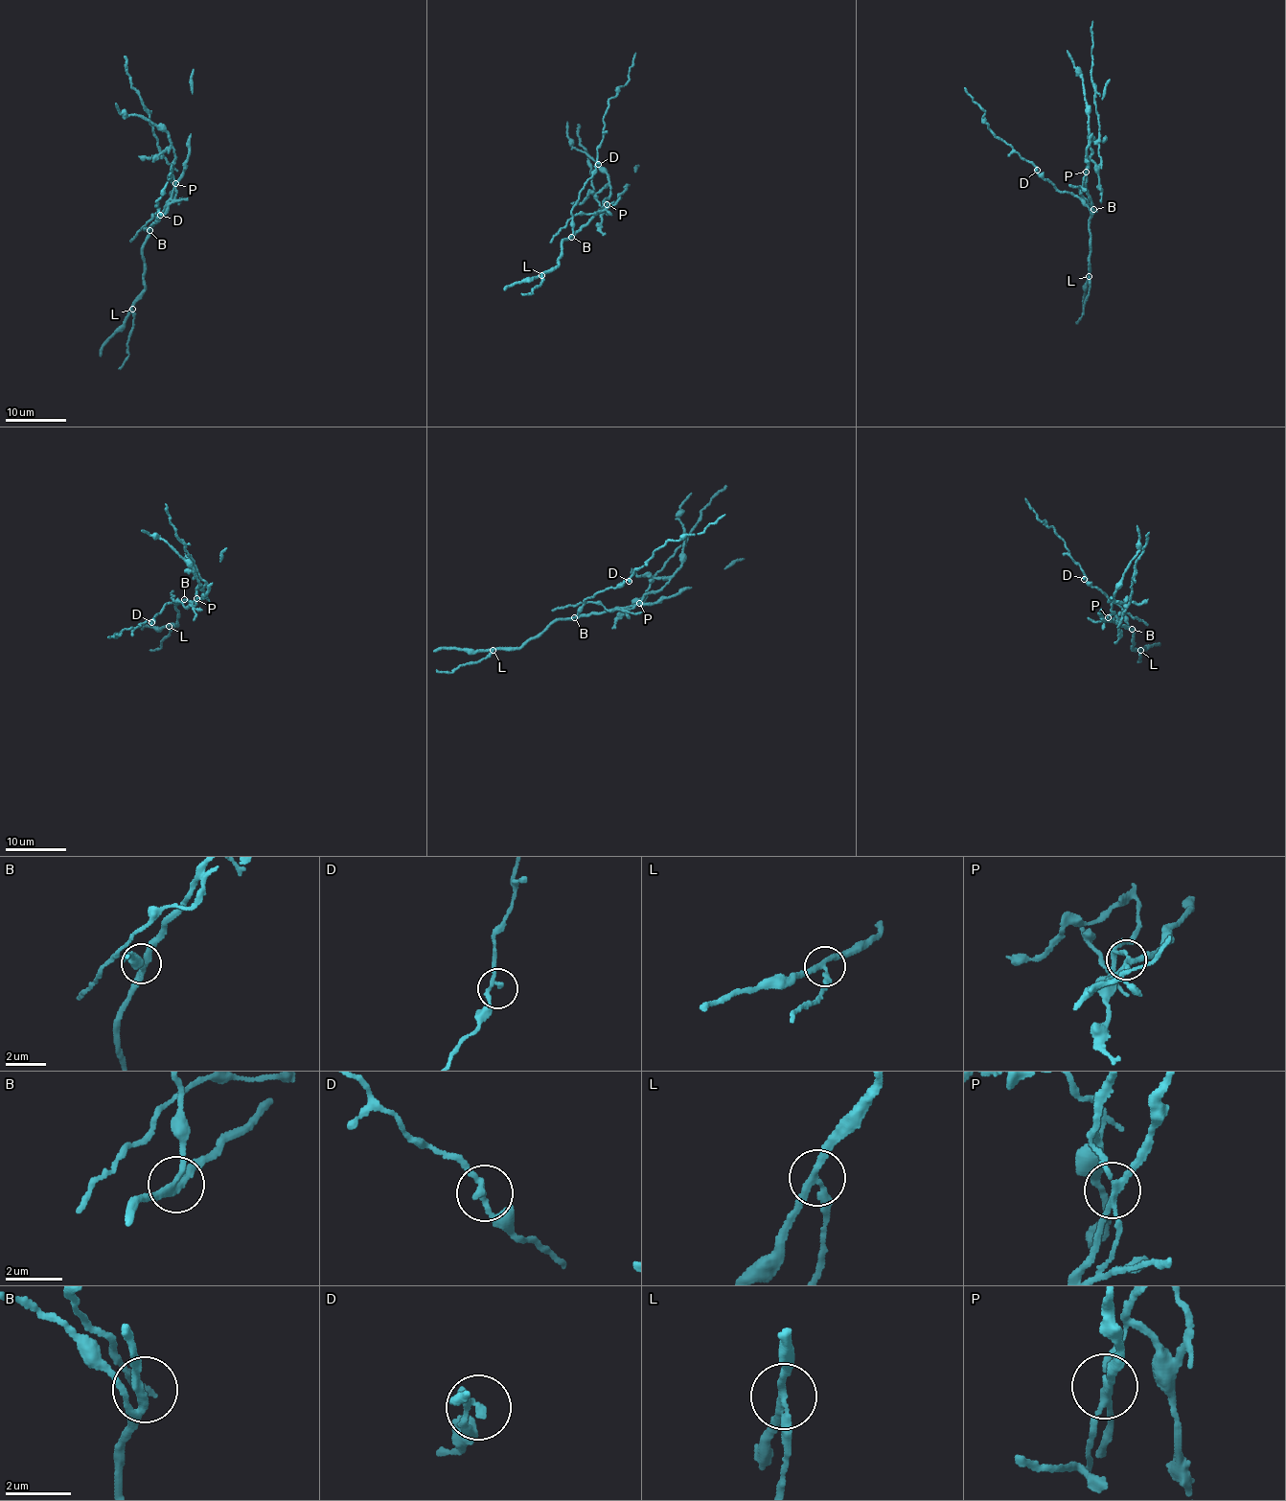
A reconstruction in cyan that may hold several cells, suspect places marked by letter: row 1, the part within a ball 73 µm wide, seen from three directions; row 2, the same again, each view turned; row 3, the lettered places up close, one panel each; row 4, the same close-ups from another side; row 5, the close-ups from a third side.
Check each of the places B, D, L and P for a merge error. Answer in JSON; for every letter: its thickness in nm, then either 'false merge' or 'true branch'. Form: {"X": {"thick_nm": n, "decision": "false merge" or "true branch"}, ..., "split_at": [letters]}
{"B": {"thick_nm": 200, "decision": "true branch"}, "D": {"thick_nm": 170, "decision": "true branch"}, "L": {"thick_nm": 190, "decision": "false merge"}, "P": {"thick_nm": 180, "decision": "false merge"}, "split_at": ["L", "P"]}

